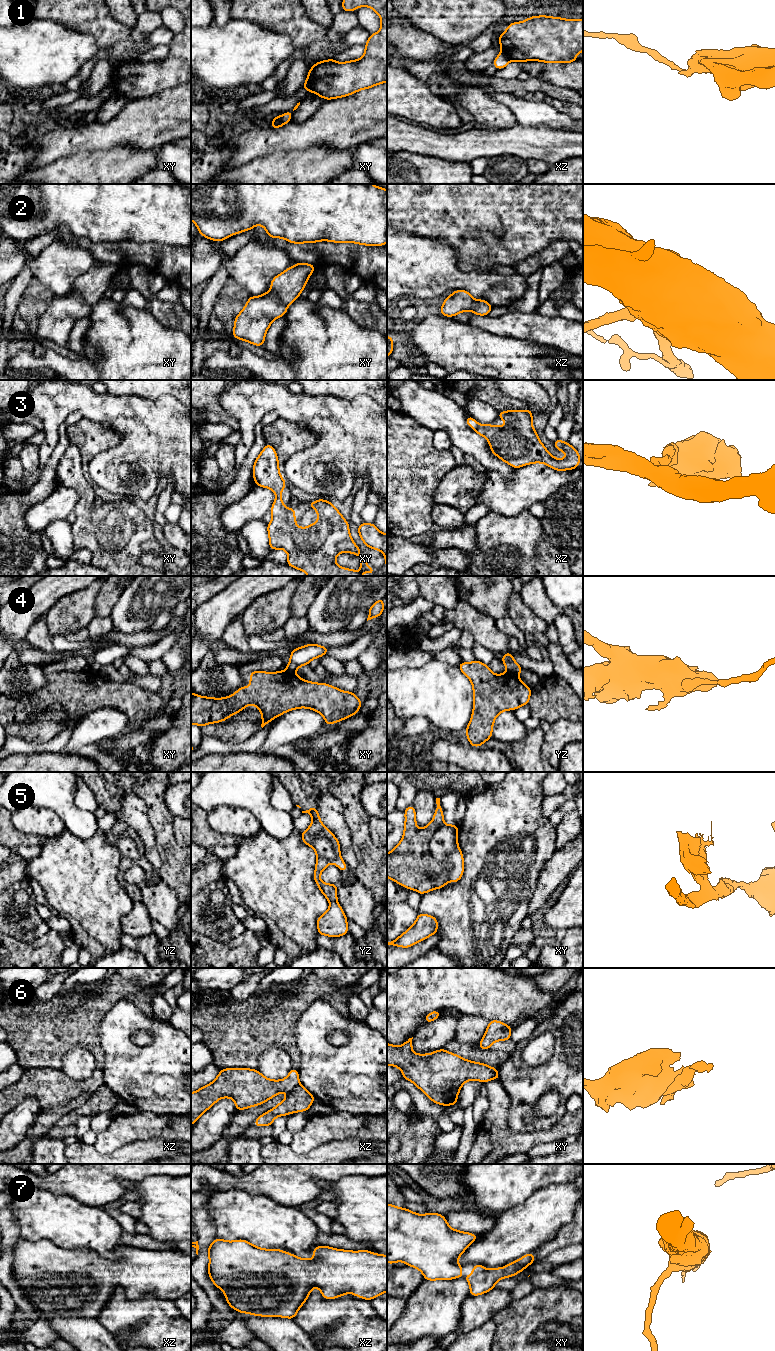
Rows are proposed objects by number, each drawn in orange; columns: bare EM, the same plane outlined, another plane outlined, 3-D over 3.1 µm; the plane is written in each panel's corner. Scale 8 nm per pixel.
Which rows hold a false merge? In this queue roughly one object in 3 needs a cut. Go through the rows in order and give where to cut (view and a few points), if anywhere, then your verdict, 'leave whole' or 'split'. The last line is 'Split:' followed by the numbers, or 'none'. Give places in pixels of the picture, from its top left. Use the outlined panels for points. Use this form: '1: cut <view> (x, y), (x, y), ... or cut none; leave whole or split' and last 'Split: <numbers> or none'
1: cut xy (306, 80), (312, 91); split
2: cut none; leave whole
3: cut none; leave whole
4: cut yz (508, 670), (517, 675); split
5: cut xy (444, 824), (429, 850), (450, 866), (450, 879); split
6: cut xz (299, 1083), (289, 1094); split
7: cut none; leave whole
Split: 1, 4, 5, 6

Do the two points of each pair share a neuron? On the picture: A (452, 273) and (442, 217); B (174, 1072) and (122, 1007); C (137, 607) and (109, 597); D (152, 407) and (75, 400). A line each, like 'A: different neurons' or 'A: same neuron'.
A: different neurons
B: same neuron
C: different neurons
D: same neuron

